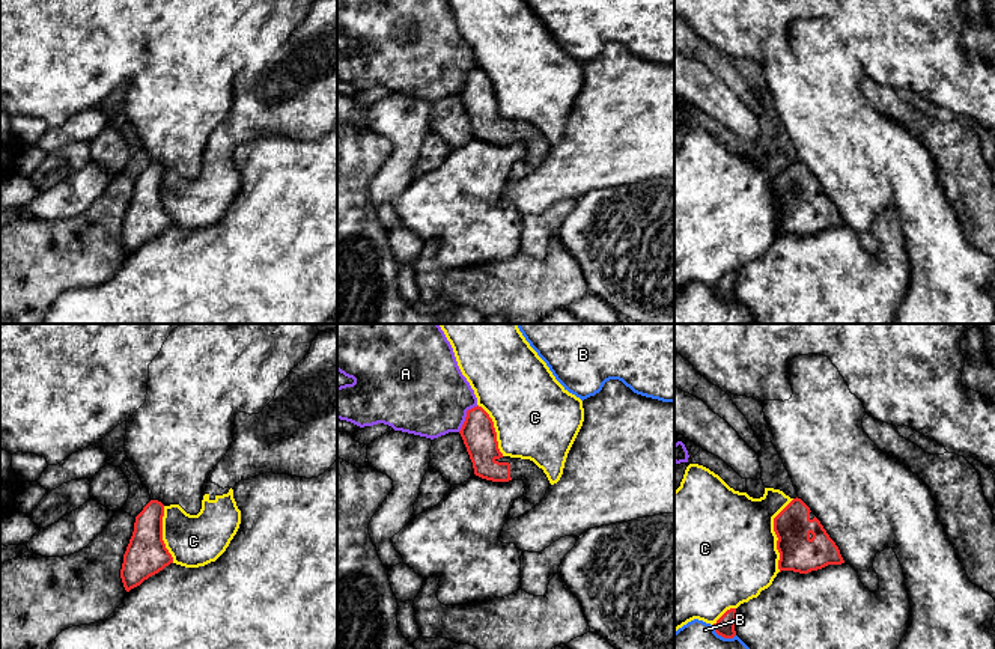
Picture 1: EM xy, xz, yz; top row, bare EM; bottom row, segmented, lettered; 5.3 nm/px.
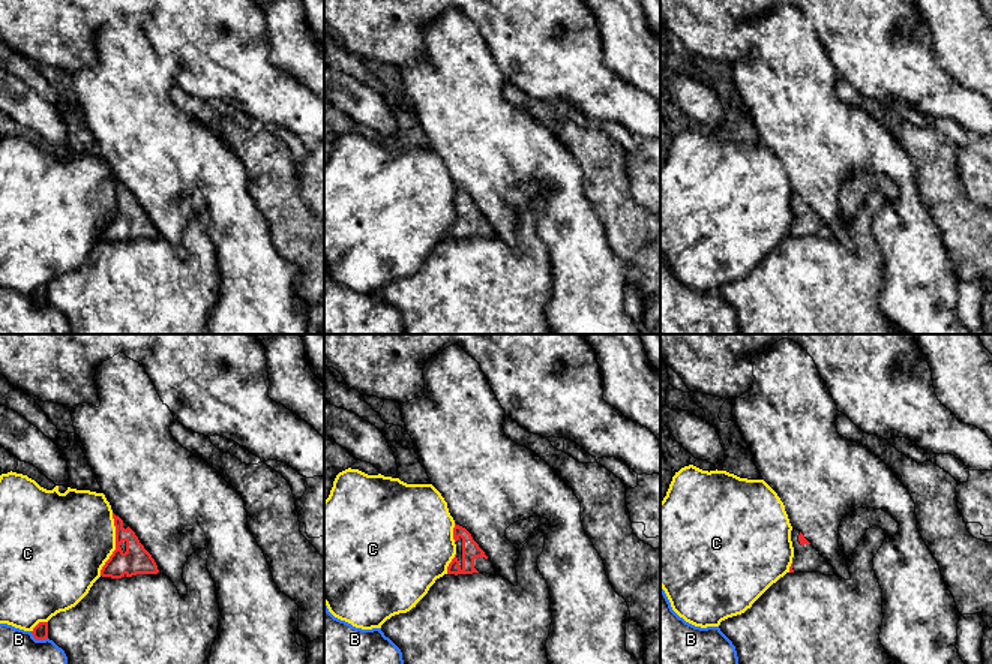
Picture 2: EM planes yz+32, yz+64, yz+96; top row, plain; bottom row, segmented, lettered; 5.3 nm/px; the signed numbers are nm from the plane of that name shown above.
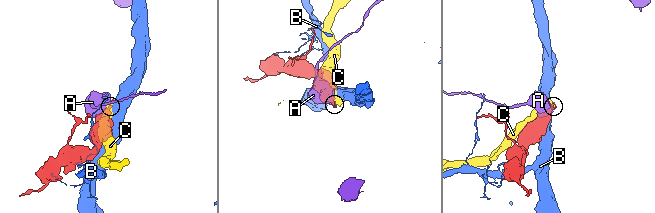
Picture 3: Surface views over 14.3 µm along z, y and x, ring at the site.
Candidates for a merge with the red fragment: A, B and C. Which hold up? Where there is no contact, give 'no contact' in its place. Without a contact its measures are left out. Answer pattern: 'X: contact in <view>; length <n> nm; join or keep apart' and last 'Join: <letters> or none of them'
A: contact in xz; length 180 nm; keep apart
B: contact in yz; length 140 nm; keep apart
C: contact in yz; length 400 nm; keep apart
Join: none of them

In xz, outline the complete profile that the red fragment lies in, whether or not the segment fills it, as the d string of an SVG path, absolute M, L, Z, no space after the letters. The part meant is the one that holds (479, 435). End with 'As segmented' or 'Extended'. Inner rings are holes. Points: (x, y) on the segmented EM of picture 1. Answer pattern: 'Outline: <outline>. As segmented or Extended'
Outline: M482 407L467 411L459 434L476 476L492 482L522 480L525 483L524 495L512 504L509 520L530 512L540 503L551 486L546 474L530 459L510 458L500 452L494 422Z. Extended

